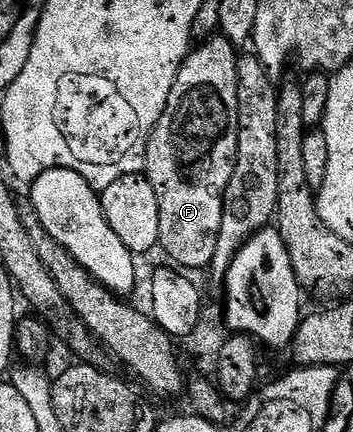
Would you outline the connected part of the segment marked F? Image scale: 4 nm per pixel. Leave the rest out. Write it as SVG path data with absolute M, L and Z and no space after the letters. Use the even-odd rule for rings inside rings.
M216 36L207 42L198 43L188 53L187 59L181 64L177 76L173 80L173 88L169 92L169 100L165 104L165 112L161 120L153 128L151 139L147 142L146 175L153 184L153 192L157 192L157 208L161 208L161 232L159 233L158 249L164 250L172 258L176 267L208 269L213 260L213 252L217 252L217 232L221 232L221 216L225 192L229 188L229 180L233 180L233 168L237 164L237 136L239 135L239 109L237 108L237 64L239 54L237 47L228 38Z

